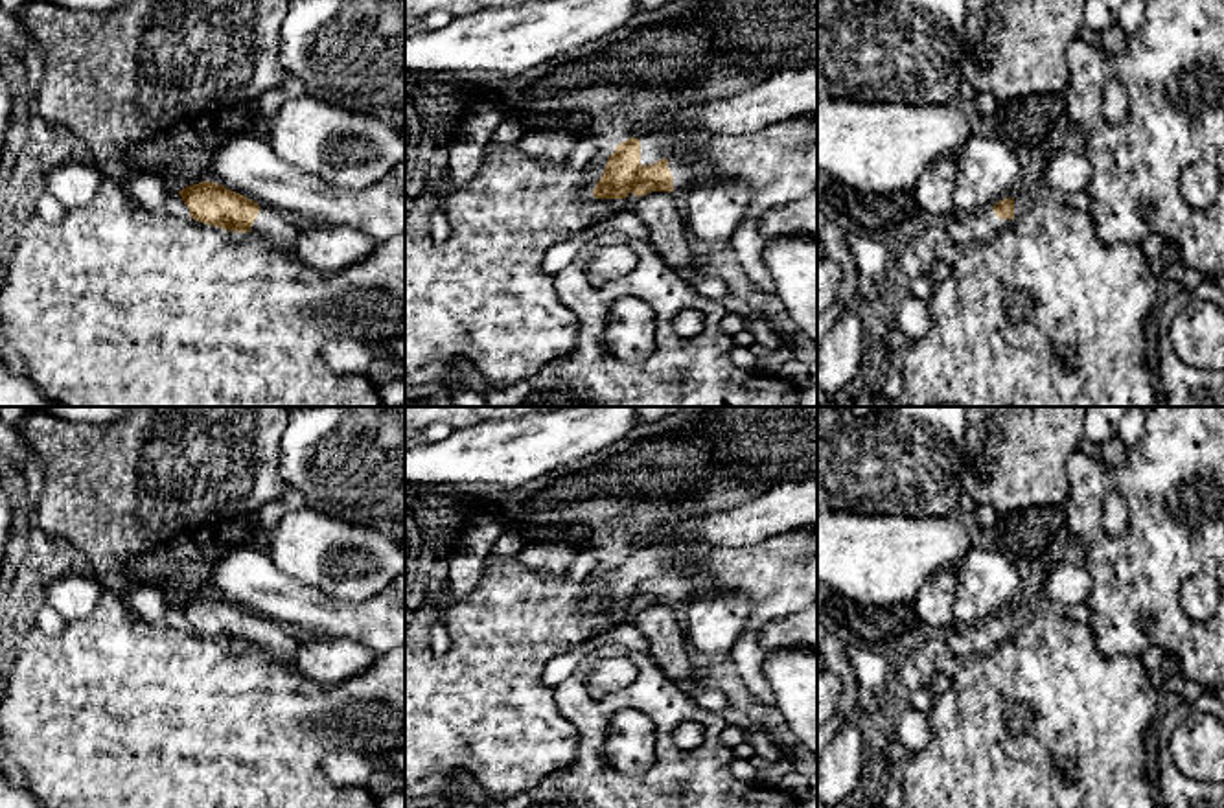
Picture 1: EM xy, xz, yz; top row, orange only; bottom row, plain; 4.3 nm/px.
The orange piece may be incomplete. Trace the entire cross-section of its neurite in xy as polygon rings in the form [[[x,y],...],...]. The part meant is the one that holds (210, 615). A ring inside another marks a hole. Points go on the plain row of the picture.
[[[199,594],[179,604],[191,631],[219,639],[226,644],[254,644],[267,653],[293,663],[298,637],[272,620],[260,618],[215,594]]]

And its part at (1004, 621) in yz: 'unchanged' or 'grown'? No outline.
grown

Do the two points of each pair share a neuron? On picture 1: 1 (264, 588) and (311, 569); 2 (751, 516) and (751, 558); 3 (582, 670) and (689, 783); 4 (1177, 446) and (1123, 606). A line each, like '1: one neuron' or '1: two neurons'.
1: two neurons
2: two neurons
3: one neuron
4: one neuron

